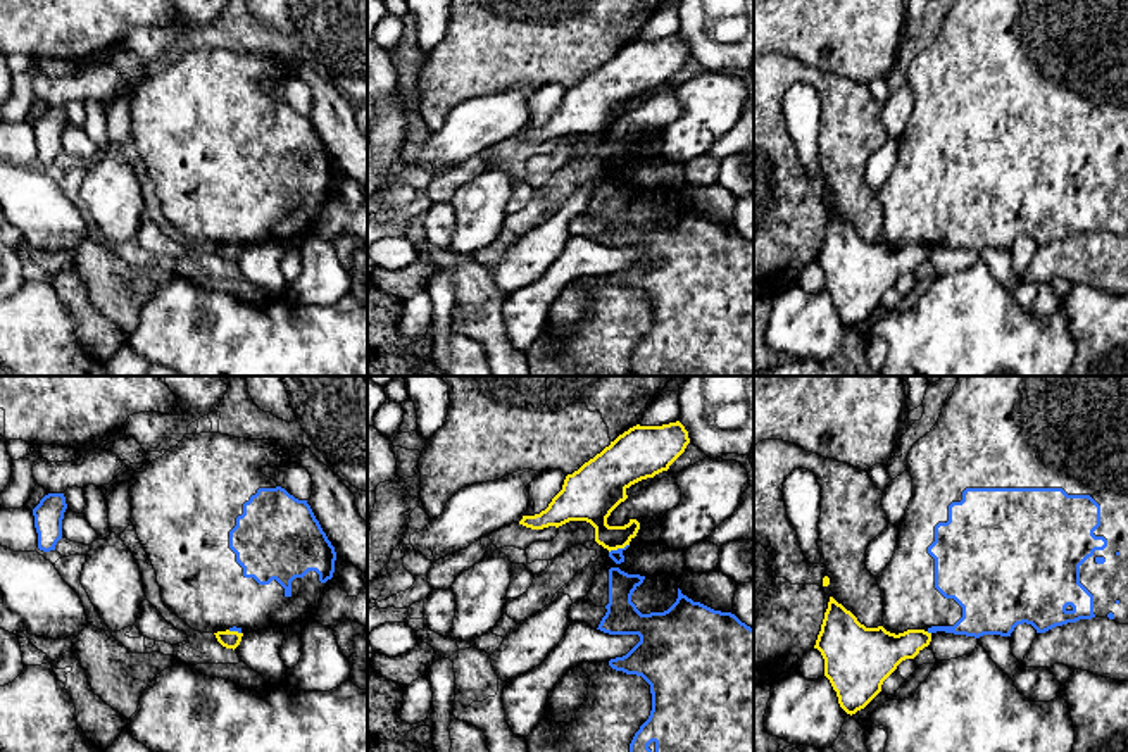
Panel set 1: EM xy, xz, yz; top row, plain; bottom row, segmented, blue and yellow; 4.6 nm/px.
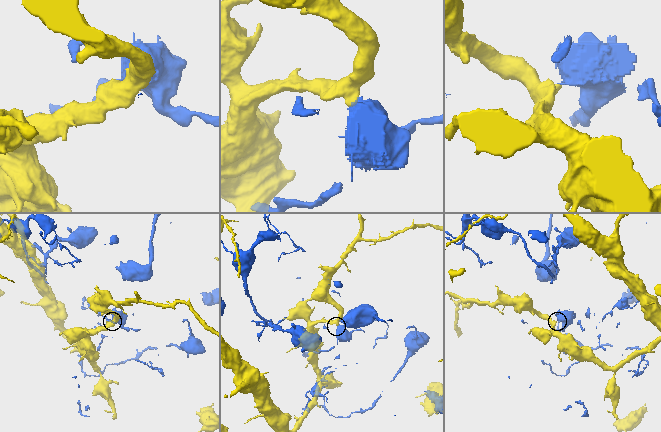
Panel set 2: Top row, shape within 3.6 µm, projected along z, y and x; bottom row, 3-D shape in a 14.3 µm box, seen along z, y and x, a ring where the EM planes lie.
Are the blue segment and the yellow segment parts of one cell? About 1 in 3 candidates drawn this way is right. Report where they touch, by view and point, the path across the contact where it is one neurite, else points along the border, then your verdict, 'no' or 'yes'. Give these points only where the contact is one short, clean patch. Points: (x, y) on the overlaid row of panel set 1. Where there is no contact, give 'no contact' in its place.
contact xz (618, 549); border xz (628, 544), (609, 552); no

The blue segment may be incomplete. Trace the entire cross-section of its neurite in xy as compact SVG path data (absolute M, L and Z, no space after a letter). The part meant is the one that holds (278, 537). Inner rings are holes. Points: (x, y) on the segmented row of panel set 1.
M209 431L200 435L185 435L185 438L176 447L169 448L162 457L143 464L133 473L129 479L131 523L148 555L148 561L155 569L164 605L179 619L183 619L191 630L200 633L217 633L229 630L245 635L257 630L286 628L291 624L310 621L316 616L321 595L329 585L335 573L336 552L307 500L295 498L274 479L262 474L264 466L283 467L286 462L290 462L290 450L283 448L278 443L273 443L269 440L235 438Z

